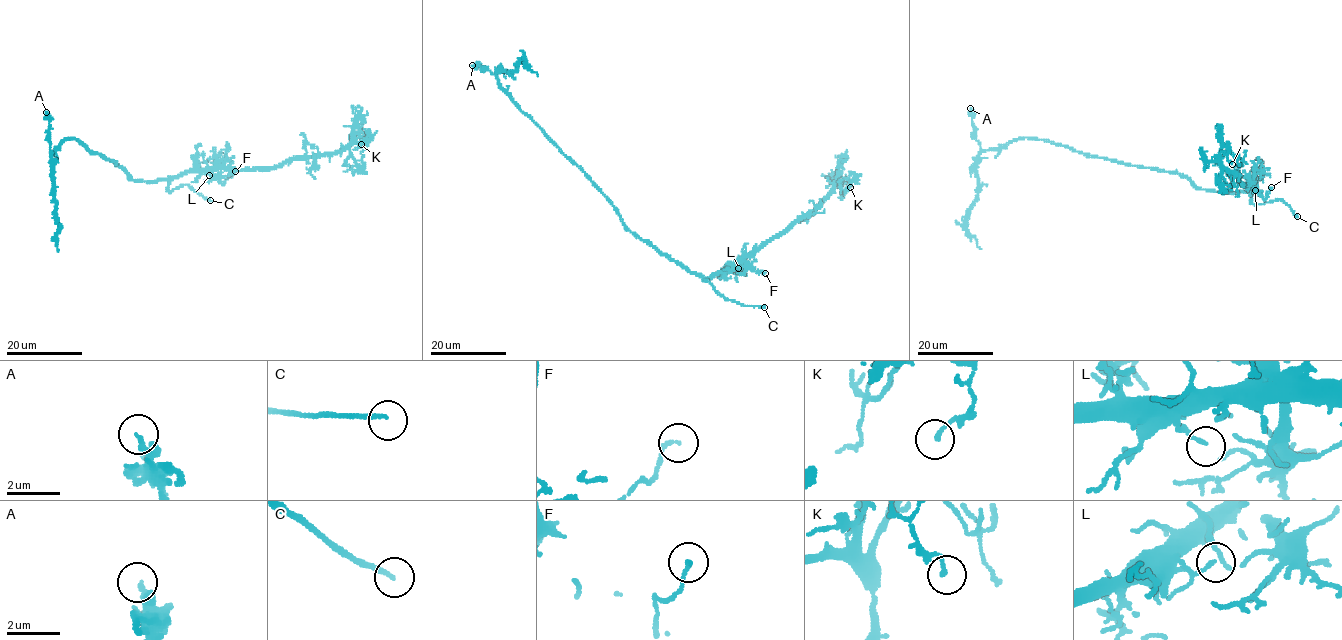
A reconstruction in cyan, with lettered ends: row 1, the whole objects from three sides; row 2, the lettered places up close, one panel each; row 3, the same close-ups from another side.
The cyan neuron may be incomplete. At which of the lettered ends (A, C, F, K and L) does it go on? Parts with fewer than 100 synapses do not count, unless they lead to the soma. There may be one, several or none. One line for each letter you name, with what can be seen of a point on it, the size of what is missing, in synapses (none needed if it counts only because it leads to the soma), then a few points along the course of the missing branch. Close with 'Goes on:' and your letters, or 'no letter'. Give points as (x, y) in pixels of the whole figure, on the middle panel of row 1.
C: (764, 307) | (764, 307), (802, 312), (828, 290), (836, 287)
Goes on: C

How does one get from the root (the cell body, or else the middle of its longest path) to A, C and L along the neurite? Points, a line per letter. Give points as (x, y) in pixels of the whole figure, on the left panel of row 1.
A: (120, 168), (115, 162), (91, 153), (74, 139), (64, 138), (51, 152), (49, 117), (46, 112)
C: (120, 168), (124, 168), (132, 180), (169, 179), (168, 192), (188, 185), (210, 200)
L: (120, 168), (124, 168), (132, 180), (147, 182), (169, 180), (190, 172), (204, 172), (209, 175)

